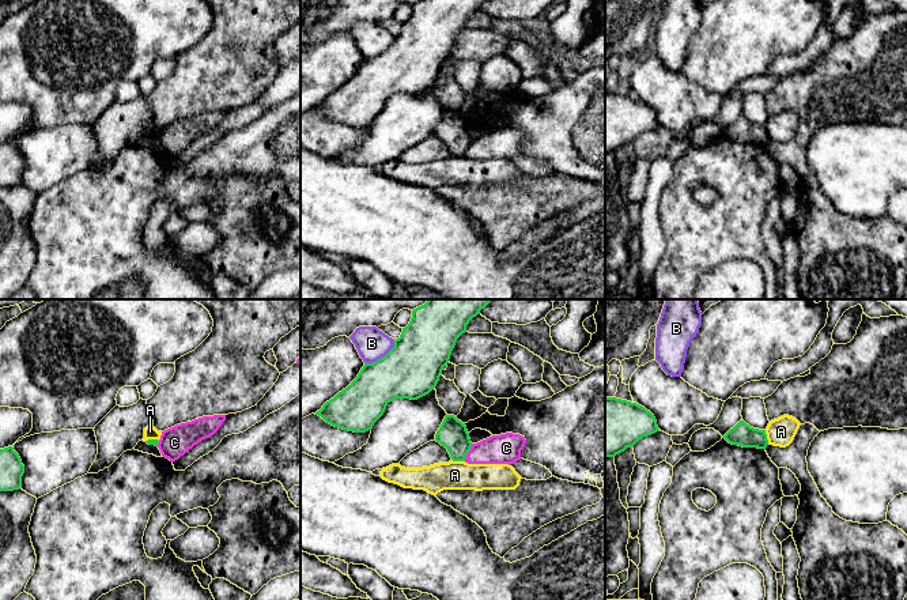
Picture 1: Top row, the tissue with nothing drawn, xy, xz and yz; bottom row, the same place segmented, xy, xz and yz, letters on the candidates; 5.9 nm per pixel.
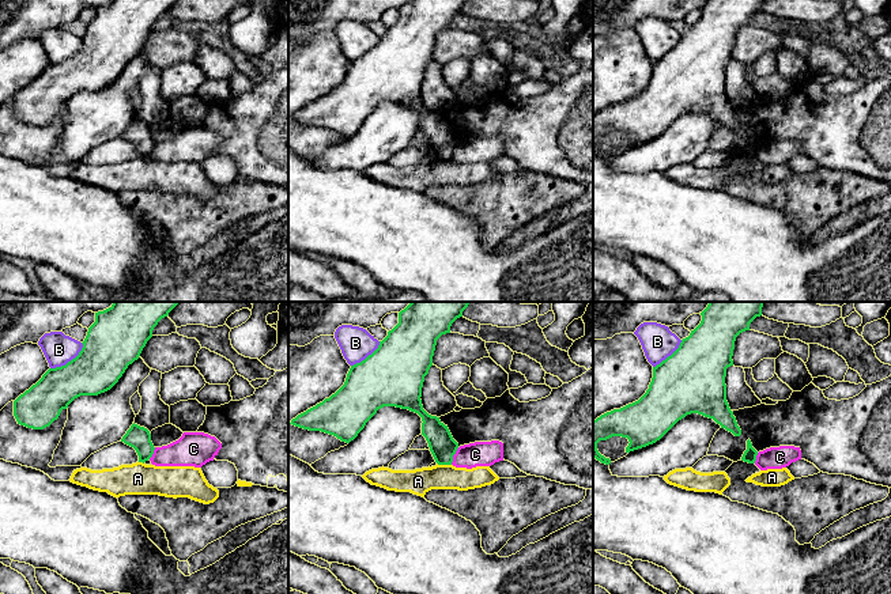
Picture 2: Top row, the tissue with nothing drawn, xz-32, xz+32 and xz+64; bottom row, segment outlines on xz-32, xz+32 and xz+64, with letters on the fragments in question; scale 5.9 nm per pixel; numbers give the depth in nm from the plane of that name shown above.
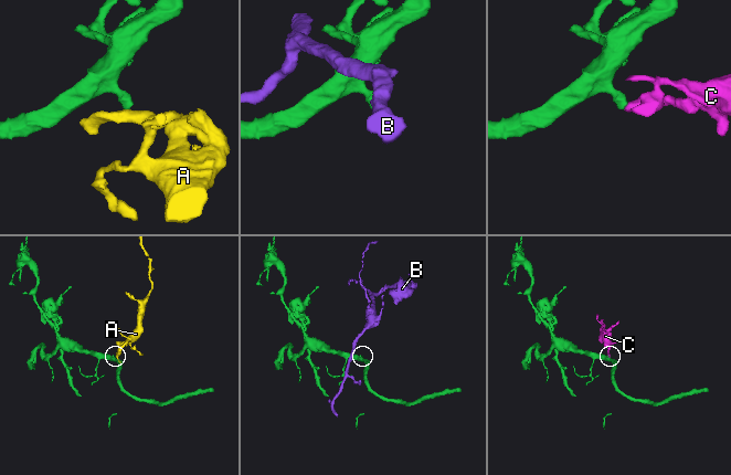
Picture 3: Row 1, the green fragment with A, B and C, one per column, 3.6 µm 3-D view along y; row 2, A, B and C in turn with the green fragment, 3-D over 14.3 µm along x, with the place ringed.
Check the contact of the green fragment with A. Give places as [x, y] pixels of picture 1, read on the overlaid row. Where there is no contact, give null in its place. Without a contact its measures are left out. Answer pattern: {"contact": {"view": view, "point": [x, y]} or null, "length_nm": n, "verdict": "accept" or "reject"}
{"contact": {"view": "xz", "point": [458, 460]}, "length_nm": 80, "verdict": "reject"}

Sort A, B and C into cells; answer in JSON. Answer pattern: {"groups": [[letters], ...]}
{"groups": [["A"], ["B"], ["C"]]}

